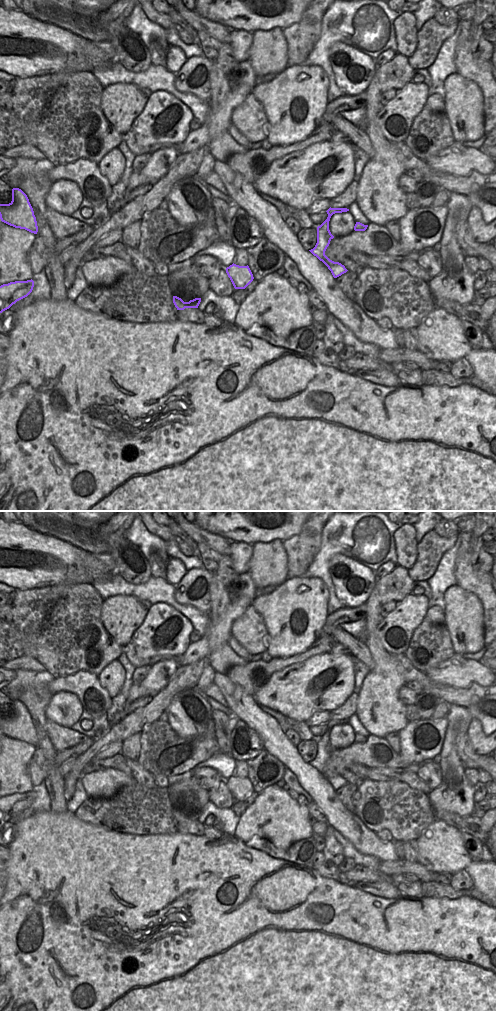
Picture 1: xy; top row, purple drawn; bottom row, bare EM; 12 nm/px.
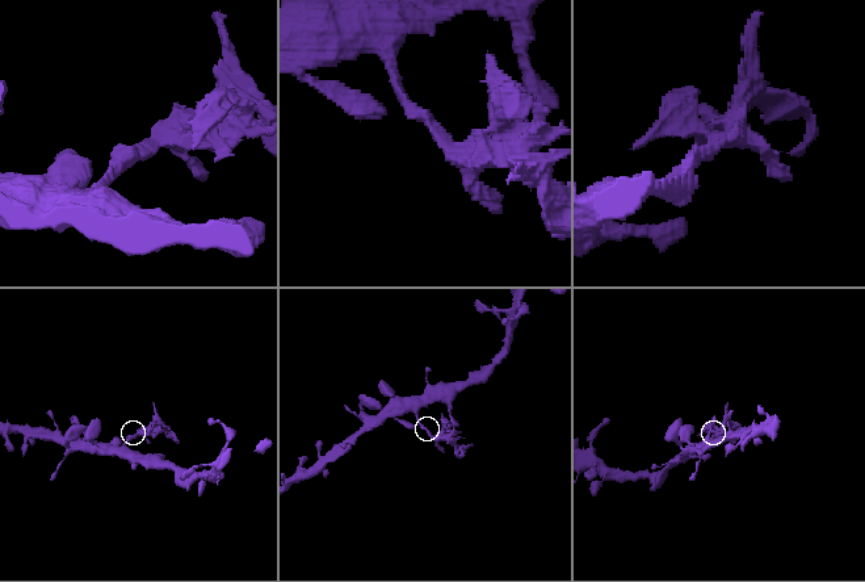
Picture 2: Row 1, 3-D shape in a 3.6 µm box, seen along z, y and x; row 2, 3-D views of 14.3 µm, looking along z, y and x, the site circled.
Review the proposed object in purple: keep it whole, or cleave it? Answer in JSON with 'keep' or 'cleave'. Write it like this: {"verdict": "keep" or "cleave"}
{"verdict": "cleave"}

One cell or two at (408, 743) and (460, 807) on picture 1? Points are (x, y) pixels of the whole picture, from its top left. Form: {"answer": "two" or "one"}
{"answer": "two"}

